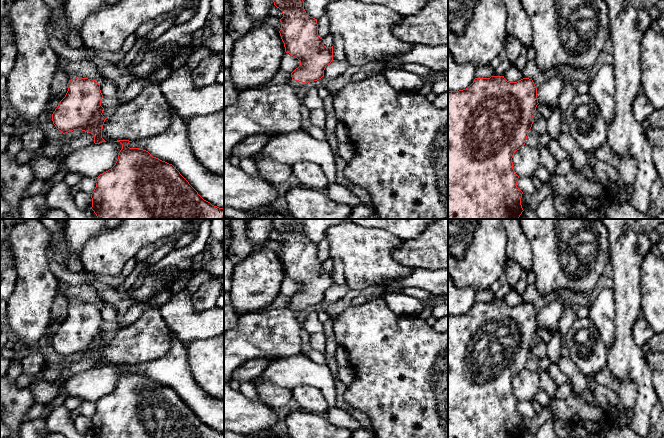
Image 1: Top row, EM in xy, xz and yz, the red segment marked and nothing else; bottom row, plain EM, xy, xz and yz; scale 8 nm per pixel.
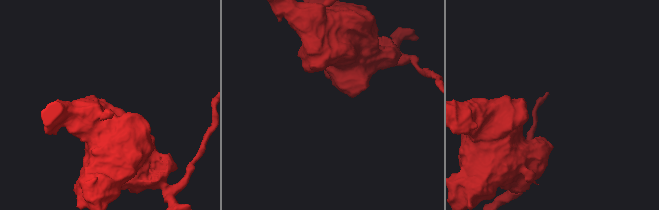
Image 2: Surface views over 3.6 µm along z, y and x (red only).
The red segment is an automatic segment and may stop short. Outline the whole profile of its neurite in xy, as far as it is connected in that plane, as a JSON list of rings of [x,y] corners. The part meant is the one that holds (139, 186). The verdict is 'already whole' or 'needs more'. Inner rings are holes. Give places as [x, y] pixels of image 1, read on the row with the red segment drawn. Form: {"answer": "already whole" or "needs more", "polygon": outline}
{"answer": "already whole", "polygon": [[[117,140],[114,142],[120,142],[122,144],[122,149],[119,152],[118,159],[111,169],[95,178],[96,187],[91,194],[91,209],[94,211],[98,219],[224,219],[224,209],[214,206],[210,202],[204,200],[172,164],[153,157],[146,150],[140,148],[129,148],[128,143],[132,141]]]}

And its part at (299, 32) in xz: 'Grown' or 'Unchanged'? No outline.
Grown

